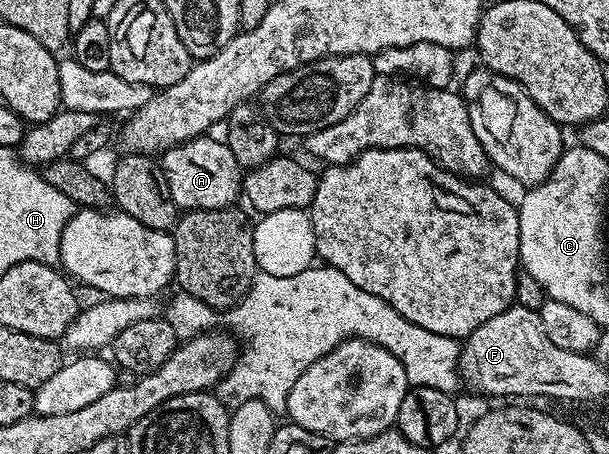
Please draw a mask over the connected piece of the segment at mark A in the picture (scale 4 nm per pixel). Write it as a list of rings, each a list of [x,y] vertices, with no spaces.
[[[211,135],[195,137],[183,145],[164,149],[161,164],[165,171],[165,183],[169,183],[169,195],[181,211],[188,209],[230,209],[240,200],[243,191],[243,173],[226,140],[214,141]]]

